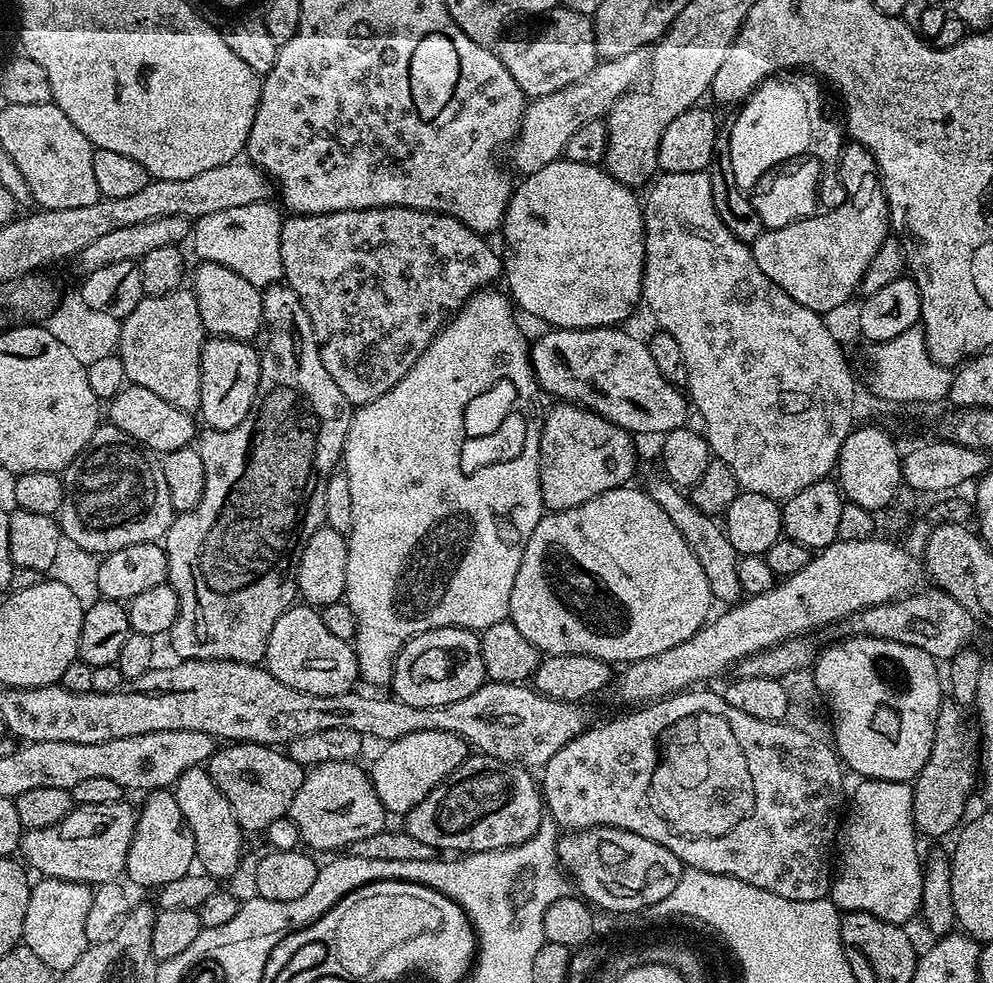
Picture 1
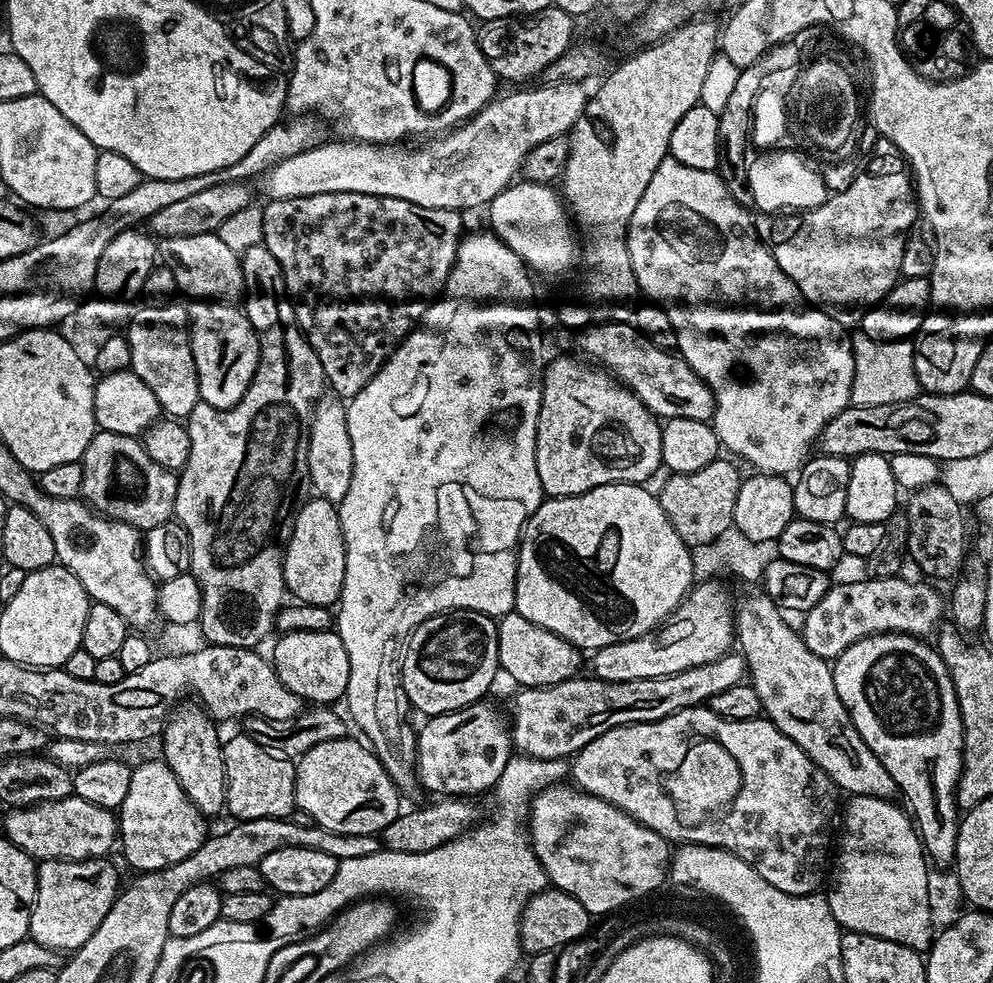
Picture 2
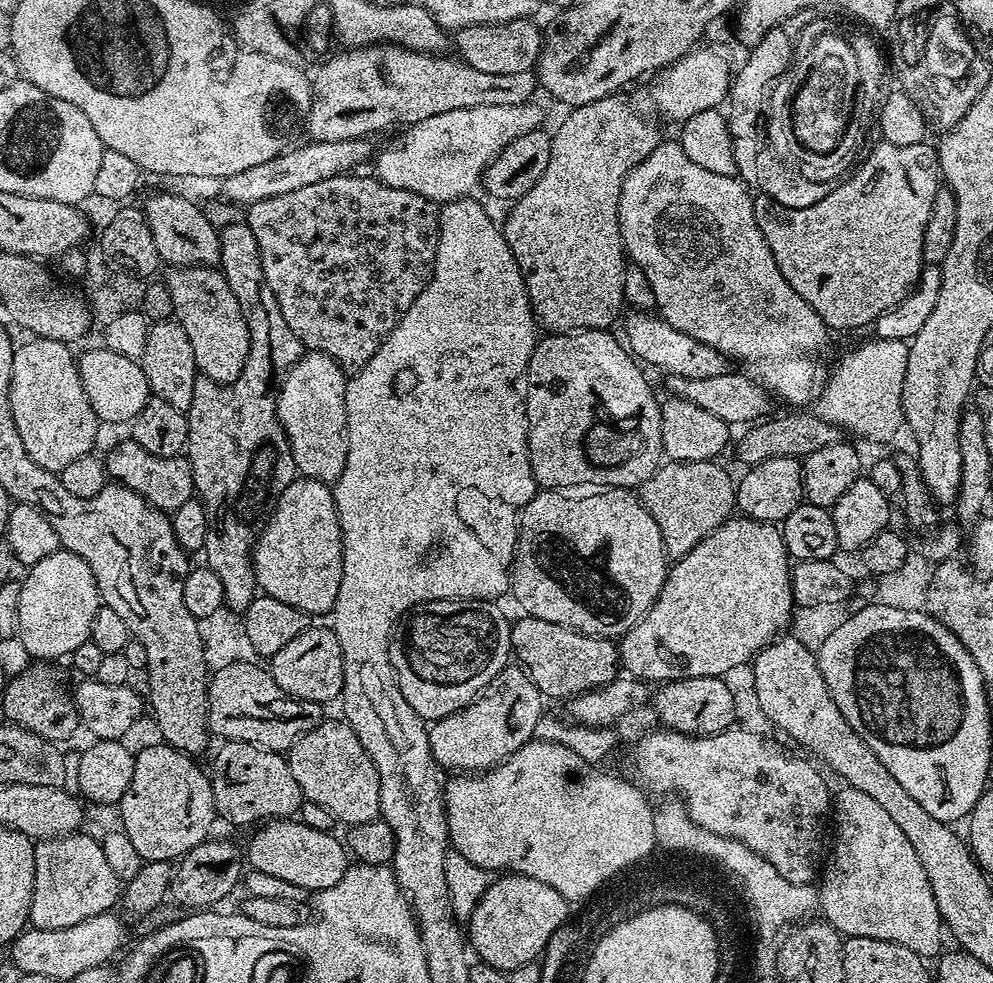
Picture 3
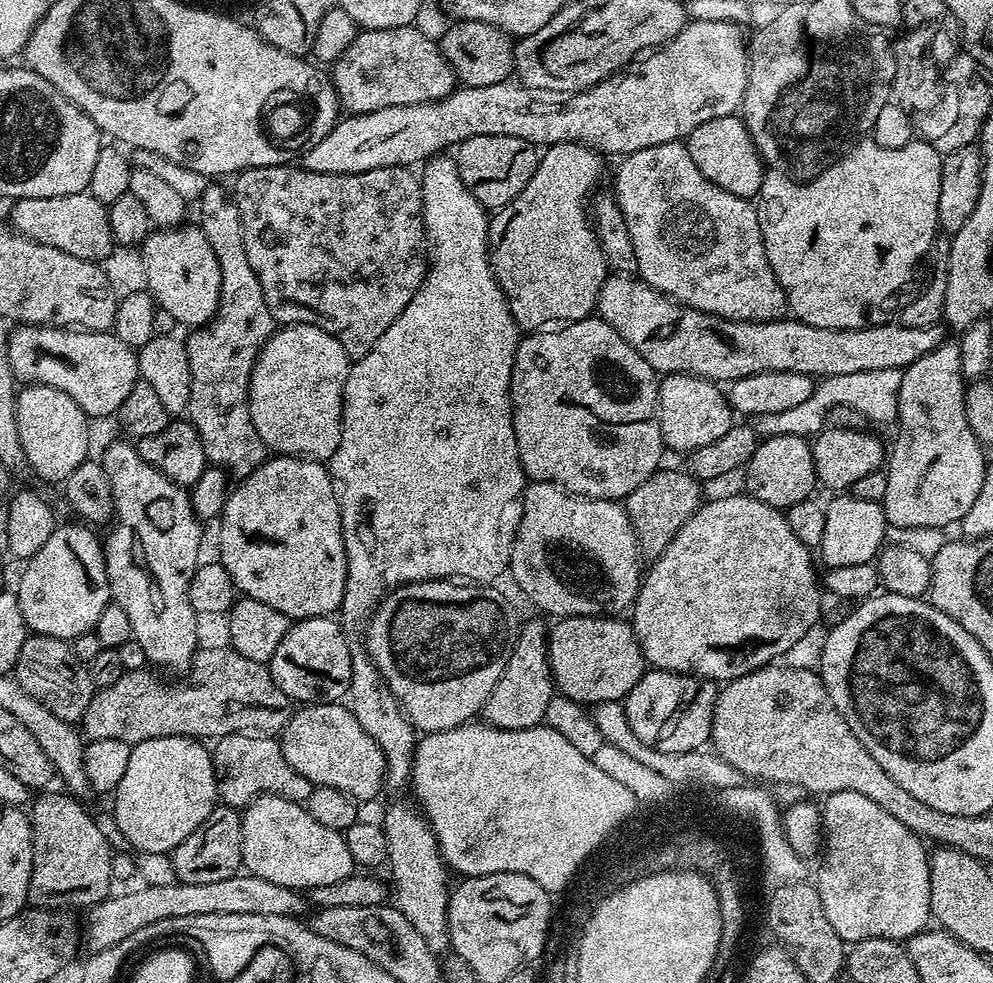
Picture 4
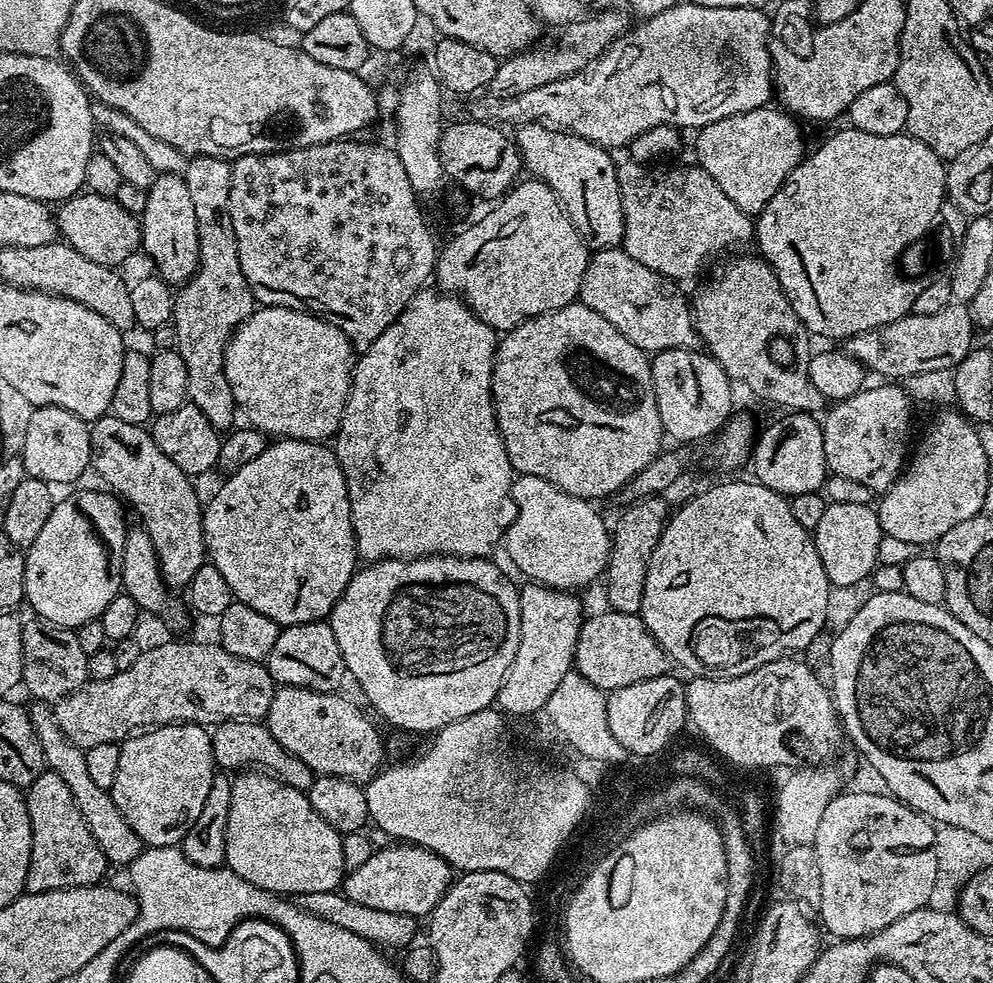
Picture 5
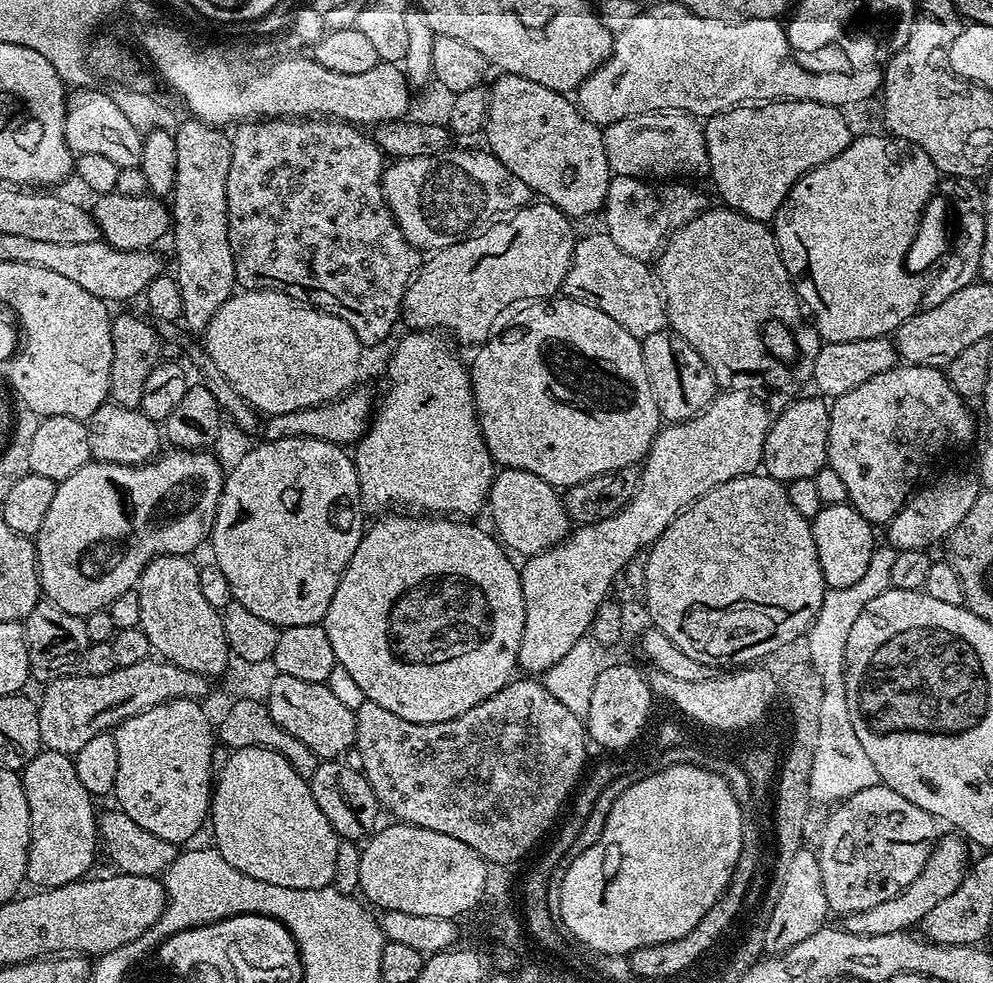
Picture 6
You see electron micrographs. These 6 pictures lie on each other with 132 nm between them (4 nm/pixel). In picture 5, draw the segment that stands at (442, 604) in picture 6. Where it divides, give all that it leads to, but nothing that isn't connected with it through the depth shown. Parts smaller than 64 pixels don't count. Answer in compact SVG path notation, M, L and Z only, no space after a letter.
M422 556L410 560L374 560L365 563L363 566L357 567L355 574L350 578L350 582L346 586L346 590L338 598L338 602L332 607L330 623L334 630L334 638L338 641L338 650L342 650L342 658L344 666L349 677L356 679L358 687L364 691L364 696L393 724L396 728L401 728L404 732L428 732L427 734L435 734L440 729L445 728L447 724L458 722L462 718L466 718L470 714L478 714L478 710L483 708L491 708L496 704L496 695L502 686L502 682L506 678L506 670L510 670L510 666L514 662L514 654L518 650L518 642L520 641L520 593L517 585L512 585L510 581L504 577L504 572L496 564L491 564L491 559L483 556Z

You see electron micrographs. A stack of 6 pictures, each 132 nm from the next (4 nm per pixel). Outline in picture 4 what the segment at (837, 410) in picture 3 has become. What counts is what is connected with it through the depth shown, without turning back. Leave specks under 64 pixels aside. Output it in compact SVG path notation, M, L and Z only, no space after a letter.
M868 370L858 371L855 374L827 376L821 379L812 390L810 398L806 398L801 405L791 410L782 410L779 414L766 414L757 417L754 427L757 433L764 438L769 436L802 436L809 437L823 431L827 423L827 412L838 407L850 406L866 415L871 422L895 421L897 419L898 390L901 389L903 371Z

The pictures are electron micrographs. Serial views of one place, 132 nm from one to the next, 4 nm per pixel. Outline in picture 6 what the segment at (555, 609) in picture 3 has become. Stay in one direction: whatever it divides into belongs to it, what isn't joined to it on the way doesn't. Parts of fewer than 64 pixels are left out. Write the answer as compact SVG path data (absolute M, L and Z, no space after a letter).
M500 468L493 475L486 508L493 514L493 529L500 543L513 553L521 552L524 558L536 556L559 544L570 531L561 493L542 482L538 474L526 470Z

